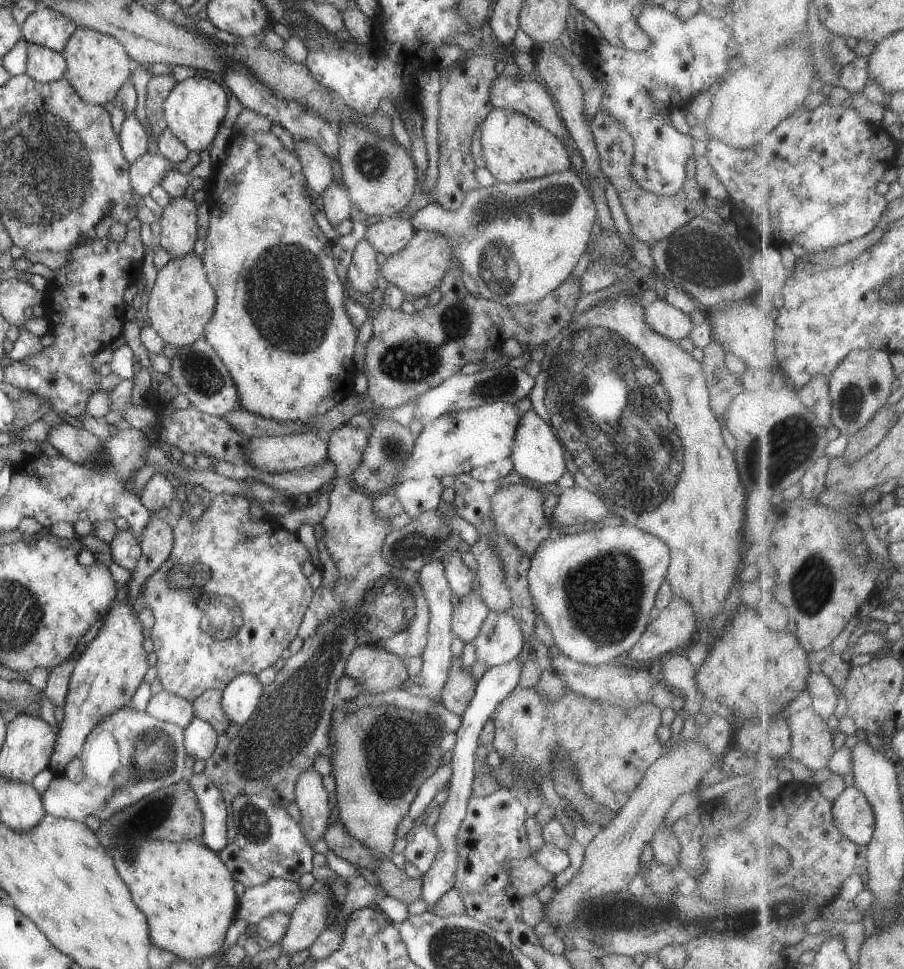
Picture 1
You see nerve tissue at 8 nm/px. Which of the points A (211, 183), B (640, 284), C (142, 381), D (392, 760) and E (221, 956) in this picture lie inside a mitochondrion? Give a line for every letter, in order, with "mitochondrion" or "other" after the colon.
A: other
B: other
C: other
D: mitochondrion
E: other

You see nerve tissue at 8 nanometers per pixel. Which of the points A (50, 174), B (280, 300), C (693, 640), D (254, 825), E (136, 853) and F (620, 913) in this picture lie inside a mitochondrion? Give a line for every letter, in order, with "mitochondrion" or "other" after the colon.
A: mitochondrion
B: mitochondrion
C: other
D: mitochondrion
E: mitochondrion
F: mitochondrion

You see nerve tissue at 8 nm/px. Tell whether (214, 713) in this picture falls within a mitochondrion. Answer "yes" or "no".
no

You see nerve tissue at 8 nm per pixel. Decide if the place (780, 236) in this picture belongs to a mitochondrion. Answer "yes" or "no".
yes

